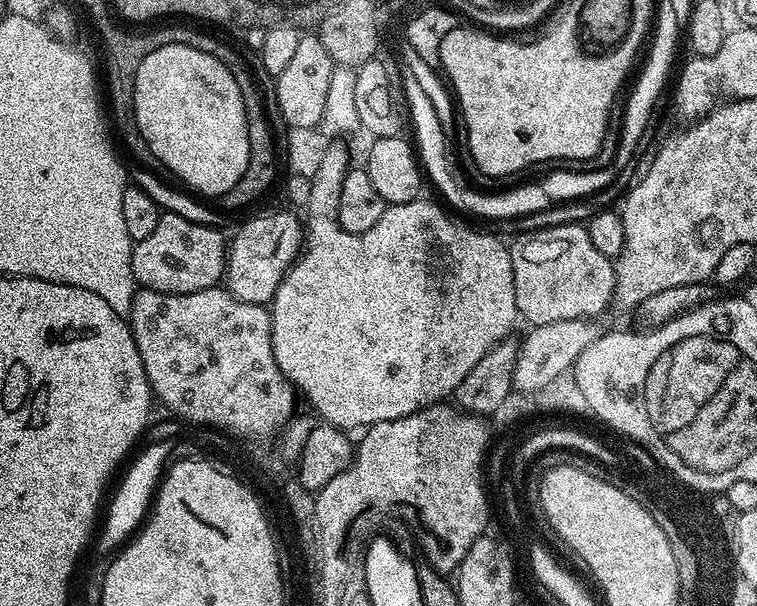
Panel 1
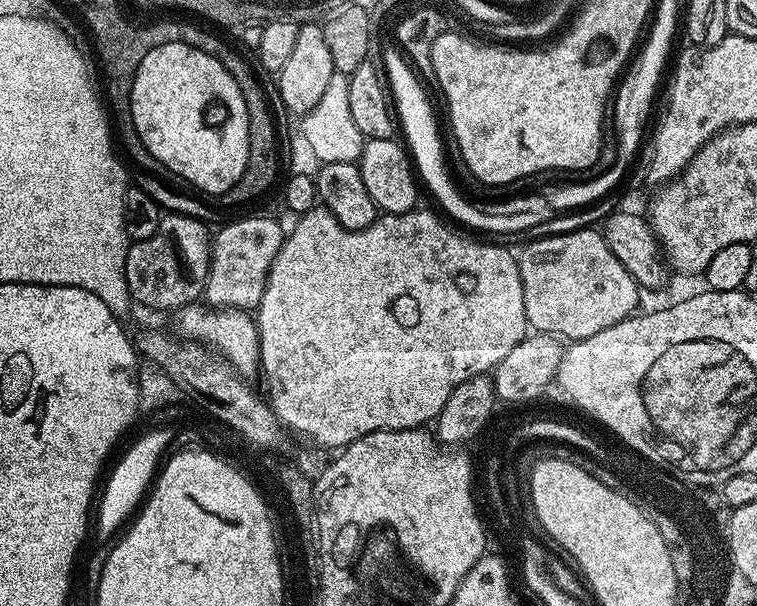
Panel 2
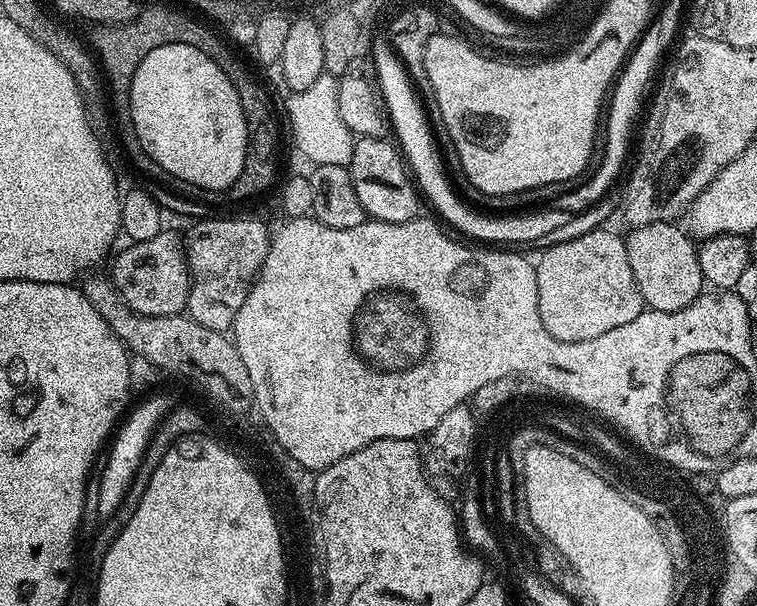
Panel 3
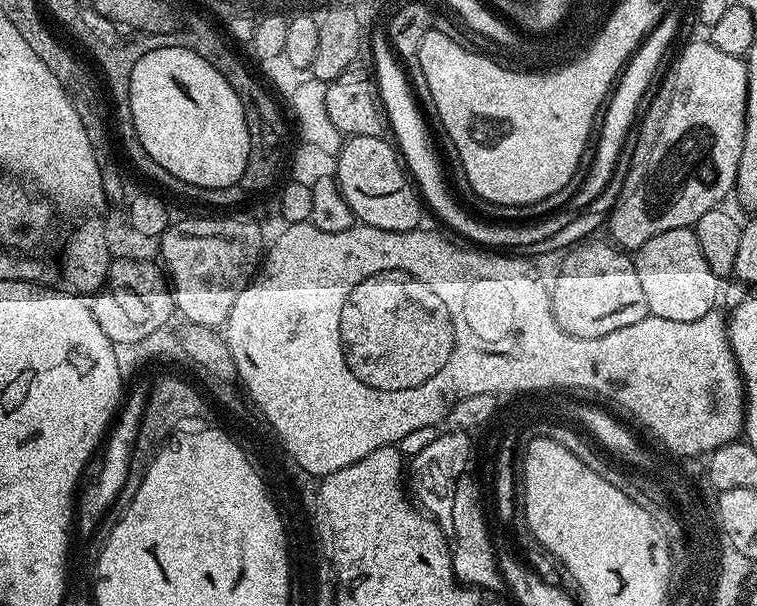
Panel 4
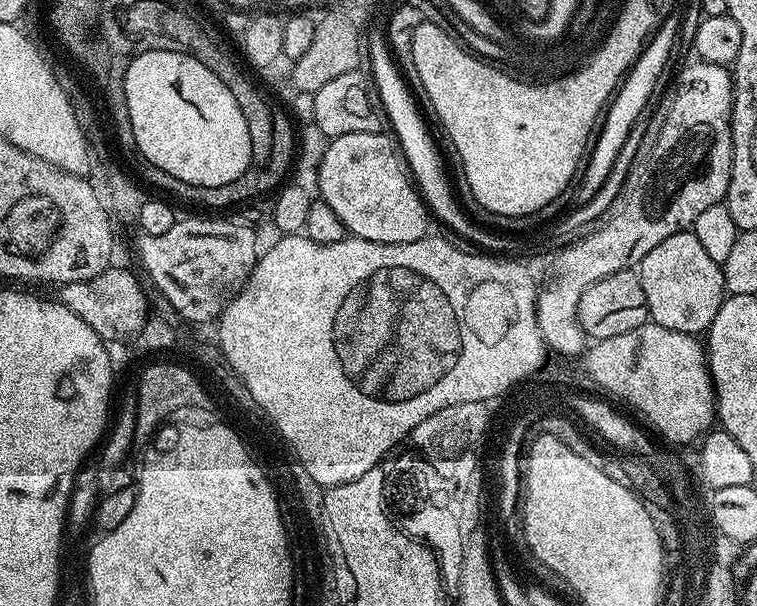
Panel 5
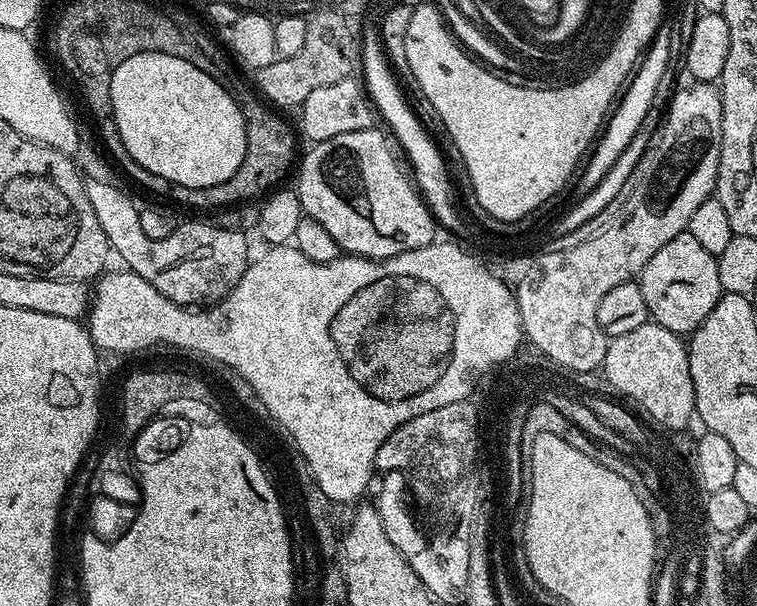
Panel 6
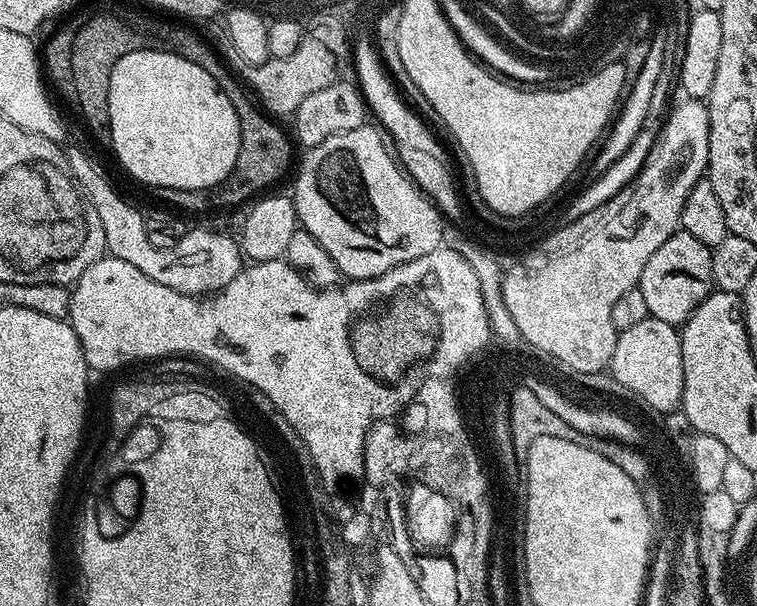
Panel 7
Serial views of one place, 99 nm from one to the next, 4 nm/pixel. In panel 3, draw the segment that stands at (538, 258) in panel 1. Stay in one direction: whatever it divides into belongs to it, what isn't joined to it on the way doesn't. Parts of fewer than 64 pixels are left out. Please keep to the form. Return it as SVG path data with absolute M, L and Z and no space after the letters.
M601 226L573 240L558 242L543 249L539 253L540 261L535 261L538 314L548 333L562 342L598 338L598 334L606 334L606 330L634 322L634 318L645 311L638 282L634 282L634 270L630 270L625 237L608 230Z

